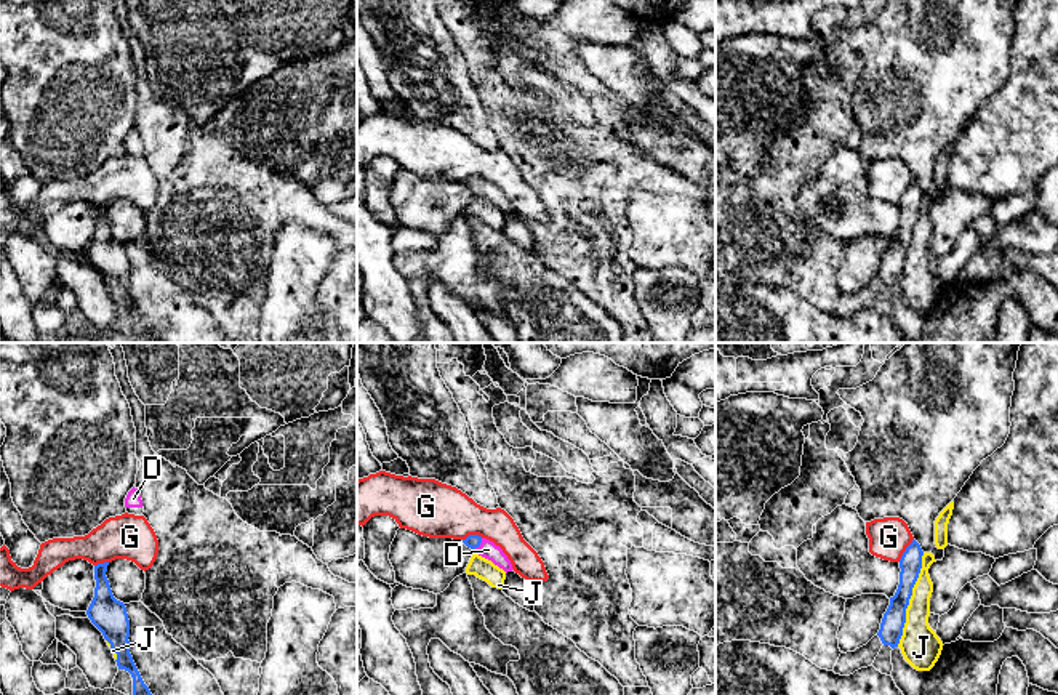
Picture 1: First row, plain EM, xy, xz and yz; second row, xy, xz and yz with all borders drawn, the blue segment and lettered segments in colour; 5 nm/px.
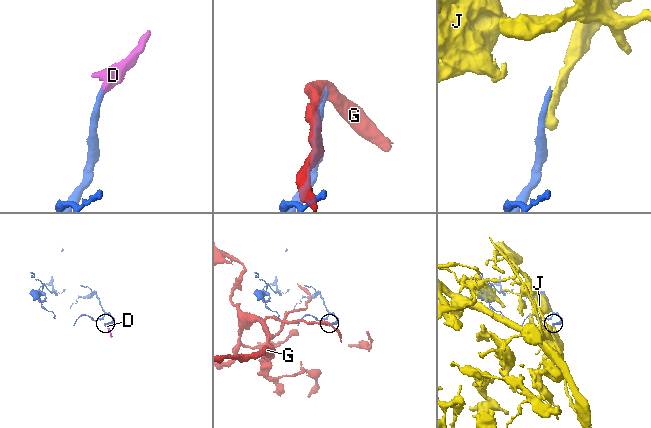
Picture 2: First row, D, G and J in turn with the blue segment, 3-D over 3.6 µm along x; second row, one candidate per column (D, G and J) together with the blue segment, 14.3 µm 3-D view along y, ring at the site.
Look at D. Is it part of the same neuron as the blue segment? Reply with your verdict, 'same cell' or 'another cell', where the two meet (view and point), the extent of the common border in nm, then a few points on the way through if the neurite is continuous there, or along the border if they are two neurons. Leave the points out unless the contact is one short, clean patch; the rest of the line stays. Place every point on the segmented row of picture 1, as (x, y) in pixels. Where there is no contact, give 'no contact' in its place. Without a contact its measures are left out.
same cell; contact xz (479, 545); length 90 nm; way xz (472, 542), (479, 545), (488, 550)

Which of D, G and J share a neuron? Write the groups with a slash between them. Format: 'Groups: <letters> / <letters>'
Groups: D / G / J

